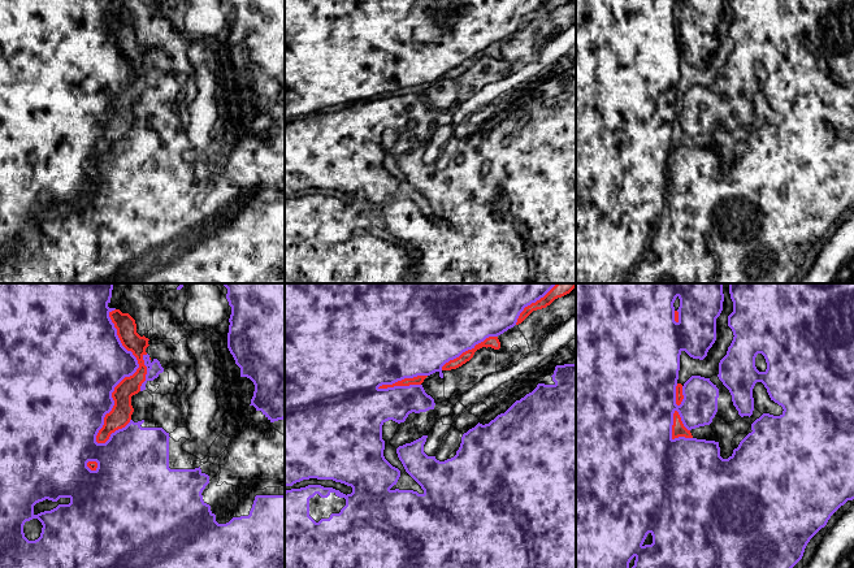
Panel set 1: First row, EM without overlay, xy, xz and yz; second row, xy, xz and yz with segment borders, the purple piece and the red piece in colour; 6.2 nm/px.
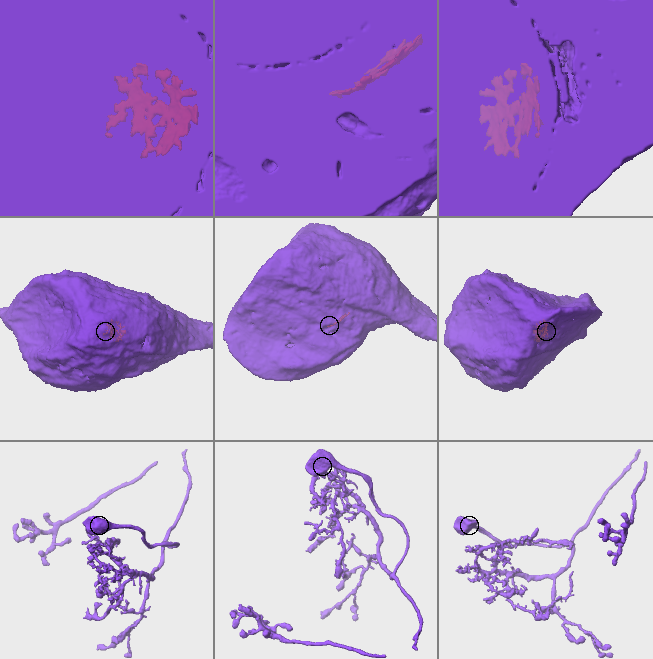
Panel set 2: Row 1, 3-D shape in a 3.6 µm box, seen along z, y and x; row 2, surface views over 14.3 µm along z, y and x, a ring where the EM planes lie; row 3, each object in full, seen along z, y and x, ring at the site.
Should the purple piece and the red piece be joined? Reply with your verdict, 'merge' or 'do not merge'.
merge

